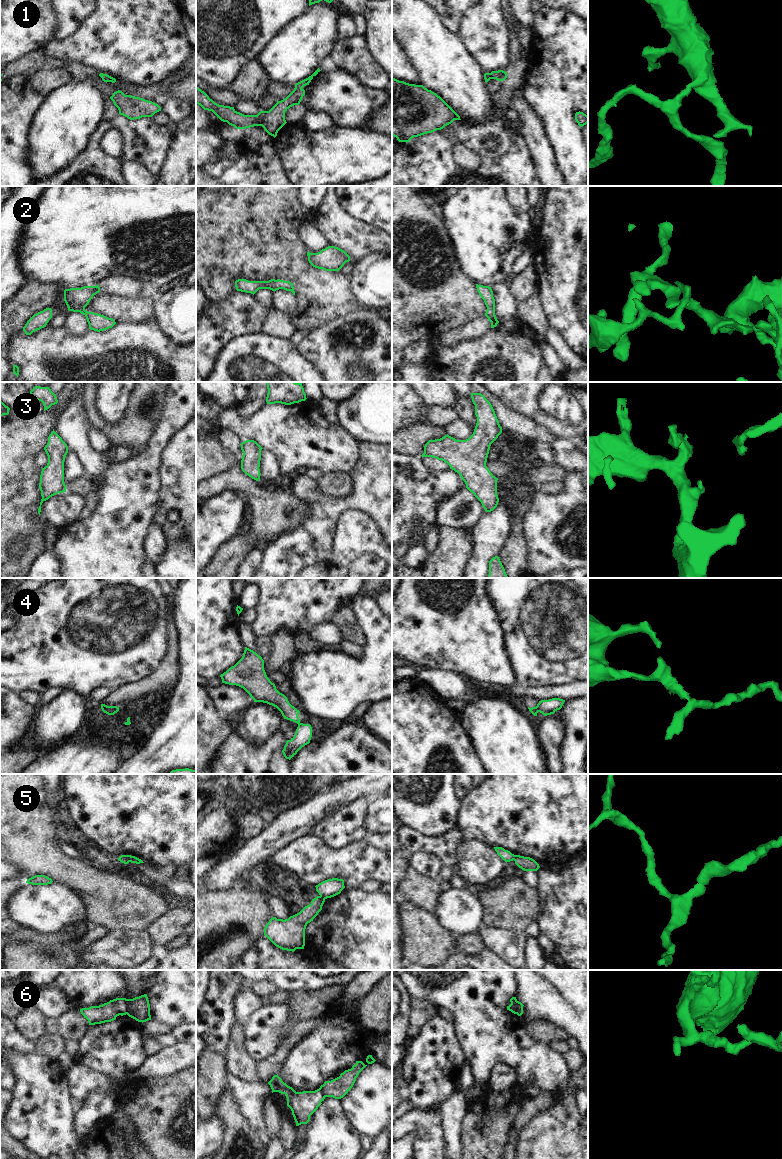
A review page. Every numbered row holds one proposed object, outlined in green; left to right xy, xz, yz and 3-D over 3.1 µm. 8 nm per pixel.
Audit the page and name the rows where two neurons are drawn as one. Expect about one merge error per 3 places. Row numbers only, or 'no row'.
4, 5, 6

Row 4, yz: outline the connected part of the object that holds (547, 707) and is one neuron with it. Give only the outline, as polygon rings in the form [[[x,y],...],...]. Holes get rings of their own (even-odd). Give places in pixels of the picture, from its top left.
[[[552,698],[549,700],[541,700],[537,704],[538,712],[542,713],[544,716],[554,714],[557,710],[560,710],[564,704],[565,700],[560,698]]]

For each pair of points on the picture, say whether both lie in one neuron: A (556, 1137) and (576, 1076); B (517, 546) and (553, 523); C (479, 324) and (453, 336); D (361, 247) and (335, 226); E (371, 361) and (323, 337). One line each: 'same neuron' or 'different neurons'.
A: same neuron
B: different neurons
C: same neuron
D: same neuron
E: same neuron

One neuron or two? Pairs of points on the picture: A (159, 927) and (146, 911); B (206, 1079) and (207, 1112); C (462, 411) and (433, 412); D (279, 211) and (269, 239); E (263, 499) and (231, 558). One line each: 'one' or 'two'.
A: two
B: one
C: two
D: one
E: one

